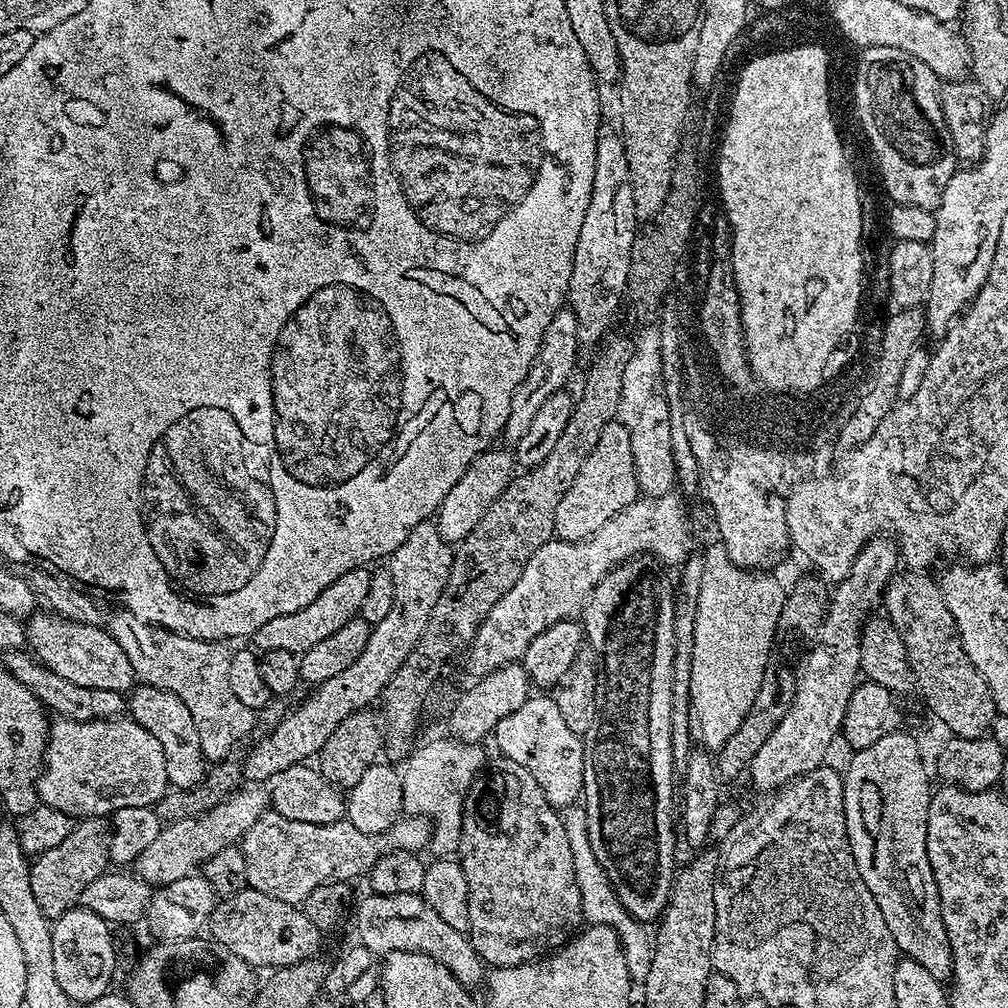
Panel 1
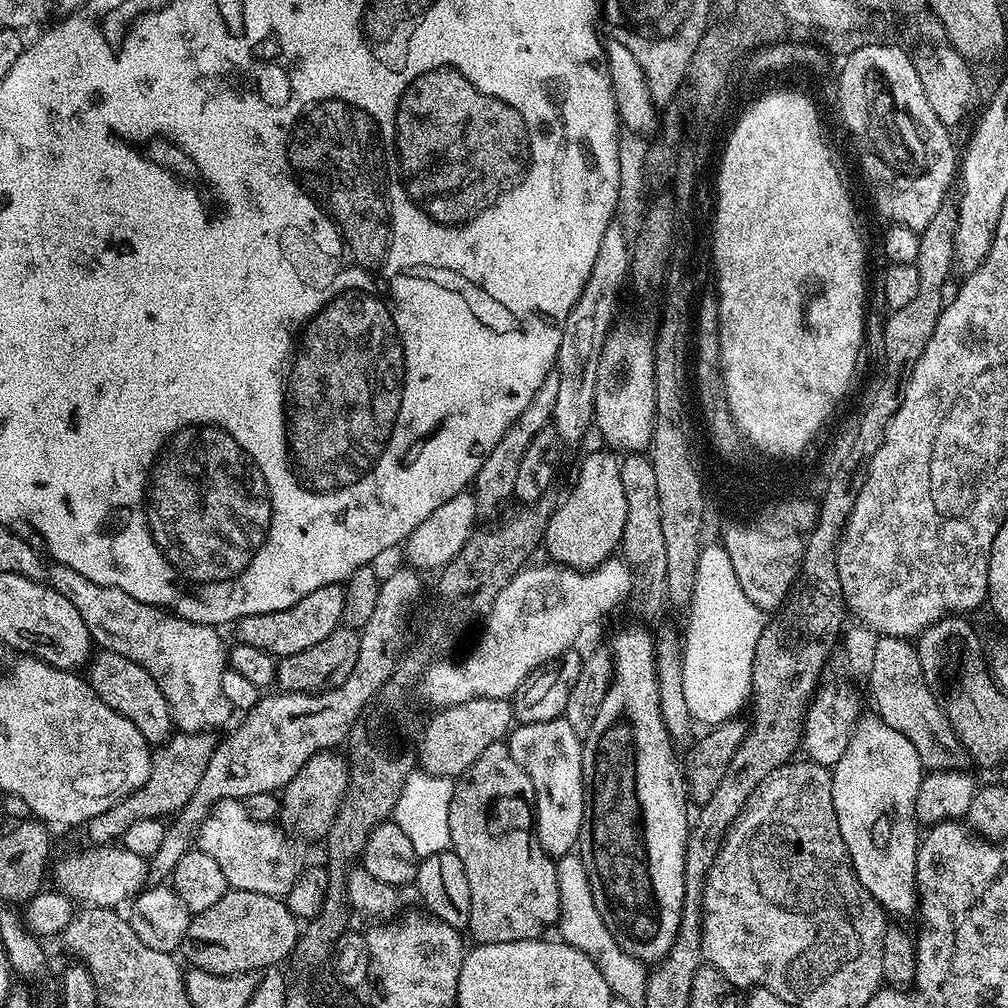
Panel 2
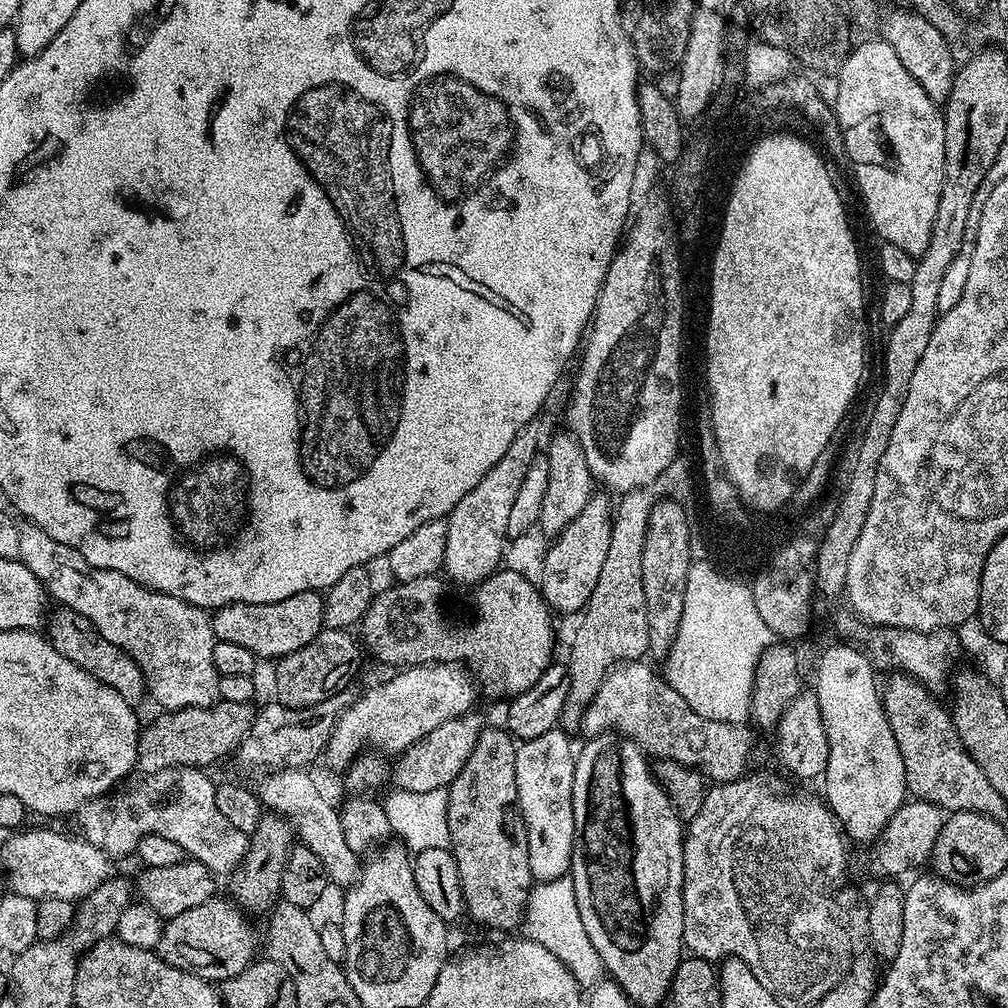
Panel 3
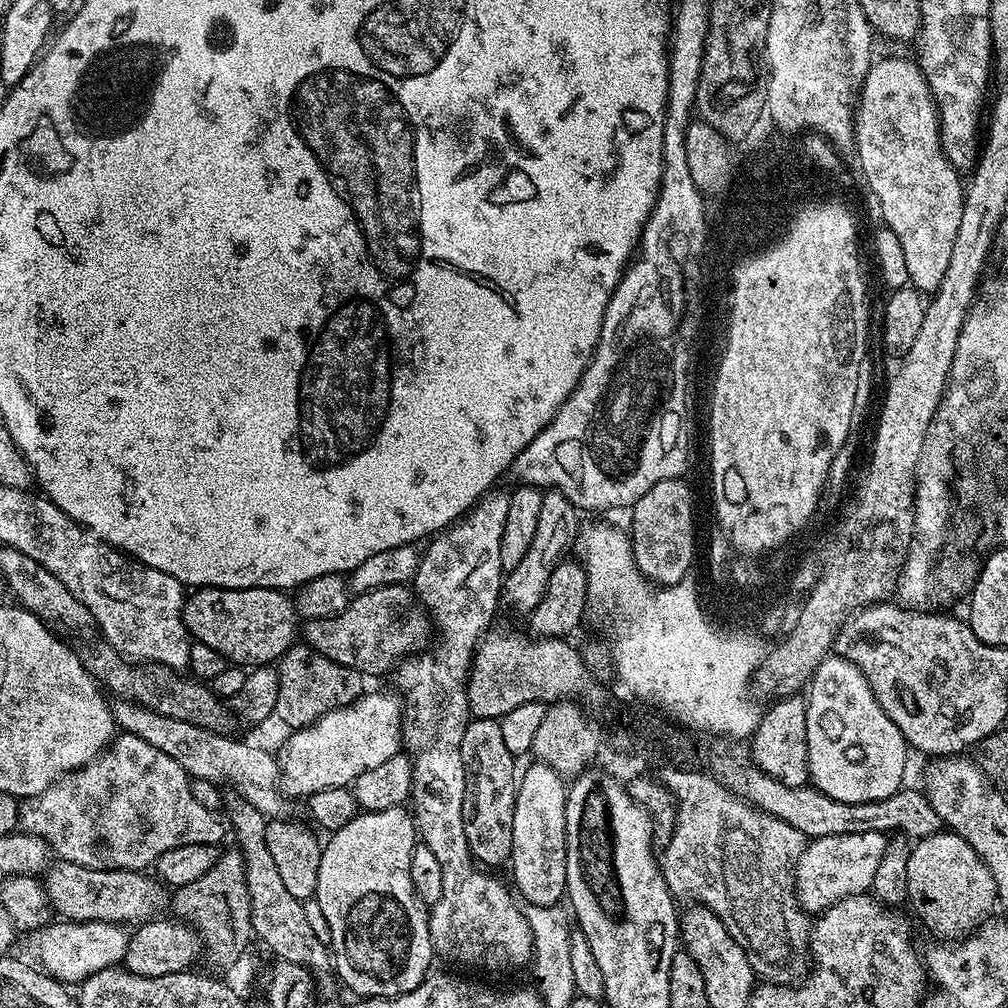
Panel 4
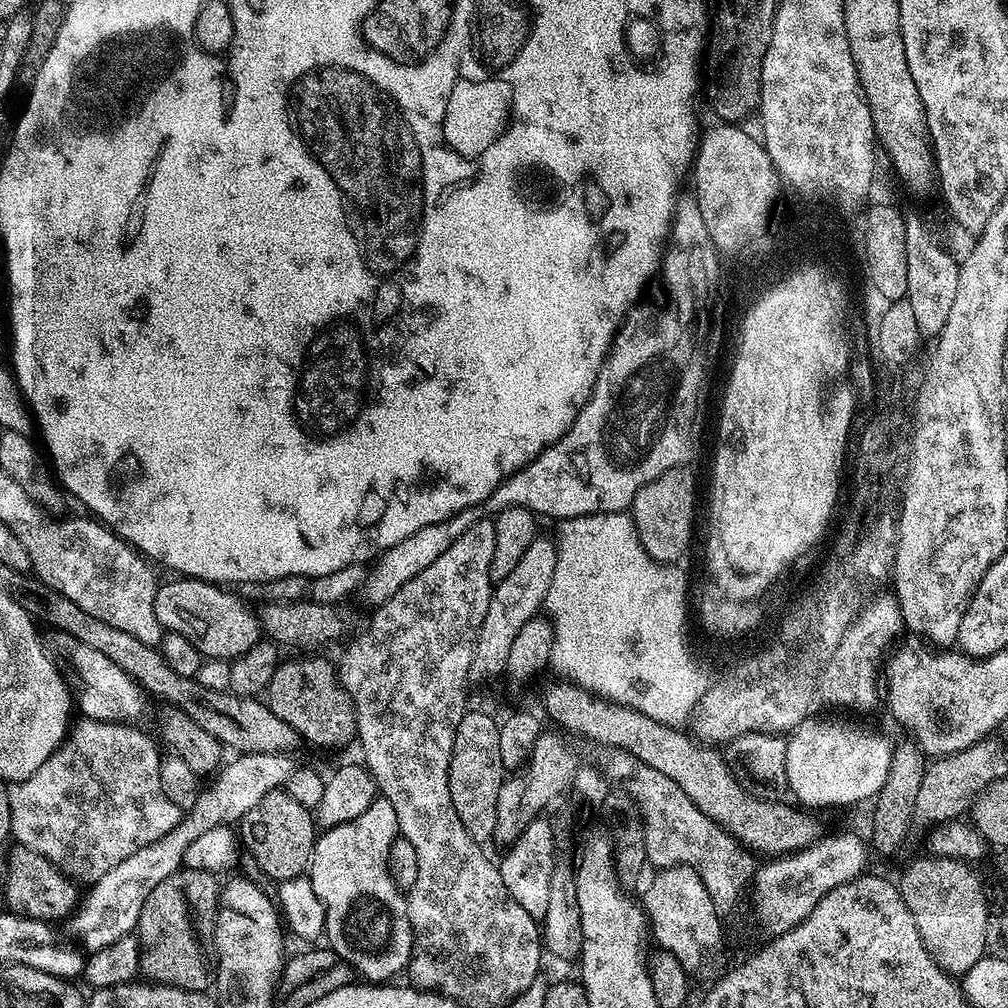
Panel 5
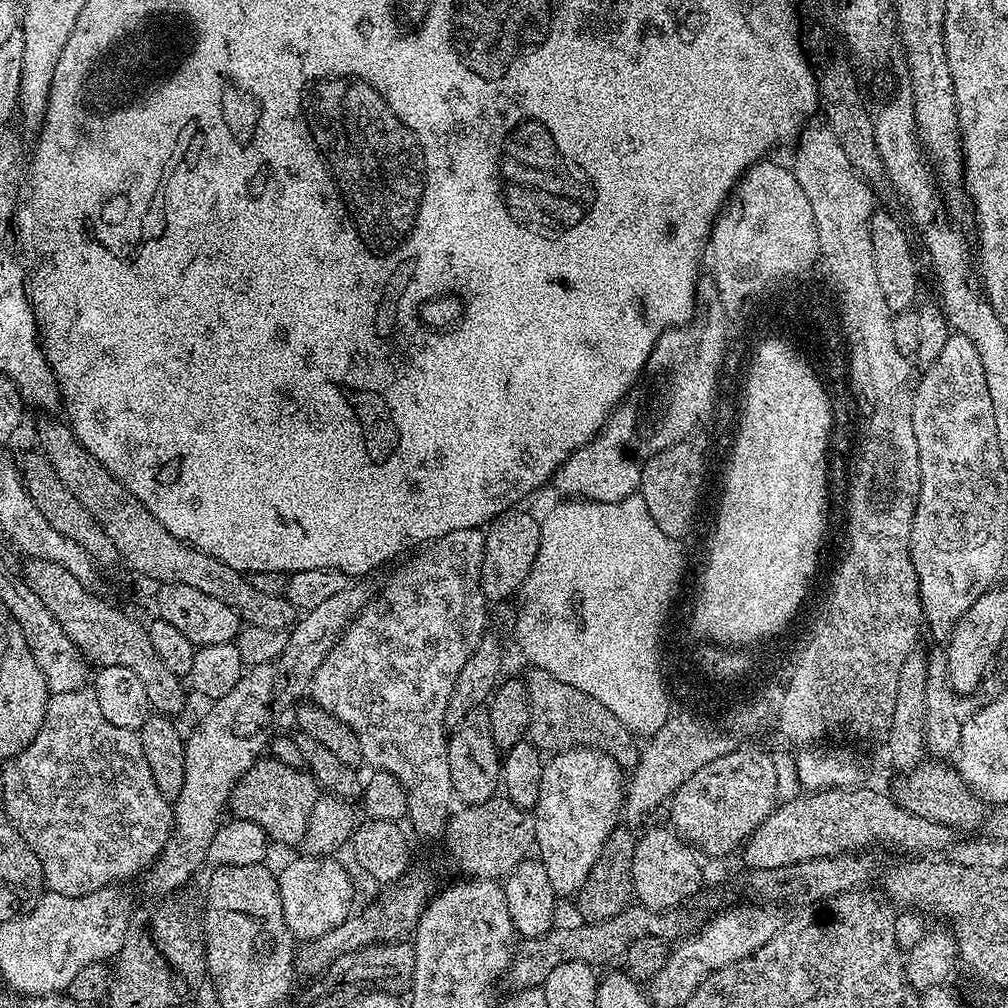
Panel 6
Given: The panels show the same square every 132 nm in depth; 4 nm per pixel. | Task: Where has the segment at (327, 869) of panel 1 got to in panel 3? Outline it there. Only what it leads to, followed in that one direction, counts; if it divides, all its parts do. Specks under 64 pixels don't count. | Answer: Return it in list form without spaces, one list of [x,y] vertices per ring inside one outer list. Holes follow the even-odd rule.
[[[176,767],[171,769],[171,771],[165,770],[158,772],[155,775],[149,775],[144,781],[145,784],[140,784],[136,789],[121,787],[119,790],[112,790],[107,794],[98,797],[96,800],[88,801],[86,807],[83,809],[82,817],[84,816],[84,821],[81,822],[80,828],[82,831],[83,839],[88,840],[95,848],[102,850],[109,858],[117,858],[116,856],[132,856],[138,845],[142,842],[142,838],[147,836],[157,836],[158,838],[166,838],[170,842],[178,842],[178,846],[182,846],[182,850],[191,859],[197,860],[199,864],[205,864],[210,871],[214,874],[220,874],[220,872],[225,872],[225,874],[231,873],[233,870],[240,867],[244,862],[244,855],[248,852],[248,842],[249,837],[244,835],[242,830],[235,829],[234,826],[230,824],[222,816],[221,811],[218,810],[218,805],[215,801],[215,792],[217,785],[212,782],[211,778],[207,776],[208,772],[201,770],[199,767]]]

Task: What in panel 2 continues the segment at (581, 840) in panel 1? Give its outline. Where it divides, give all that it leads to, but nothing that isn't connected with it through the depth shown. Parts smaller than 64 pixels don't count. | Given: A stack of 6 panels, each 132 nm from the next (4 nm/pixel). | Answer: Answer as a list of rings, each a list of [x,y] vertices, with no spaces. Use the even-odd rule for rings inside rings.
[[[569,854],[559,857],[556,860],[556,873],[560,895],[559,939],[582,950],[582,954],[586,954],[594,961],[602,978],[606,978],[606,986],[610,986],[617,1001],[630,999],[632,988],[643,990],[648,981],[649,969],[645,961],[626,954],[626,950],[622,950],[622,946],[614,942],[614,934],[606,930],[606,922],[602,922],[602,914],[598,914],[598,906],[594,906],[594,894],[590,890],[586,866],[580,861],[579,855]]]

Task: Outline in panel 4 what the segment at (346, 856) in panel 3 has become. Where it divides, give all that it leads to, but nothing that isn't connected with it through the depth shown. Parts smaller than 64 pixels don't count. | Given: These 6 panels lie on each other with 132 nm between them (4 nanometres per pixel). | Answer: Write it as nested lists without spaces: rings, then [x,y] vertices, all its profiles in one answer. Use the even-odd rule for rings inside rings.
[[[123,698],[112,704],[112,715],[116,717],[117,729],[142,738],[142,742],[150,742],[150,746],[162,750],[162,754],[174,758],[193,781],[208,780],[216,784],[224,782],[223,785],[240,792],[264,817],[280,818],[285,815],[286,796],[282,791],[280,765],[273,753],[271,756],[266,749],[259,748],[256,744],[235,740],[235,735],[212,732],[197,724],[163,716]]]

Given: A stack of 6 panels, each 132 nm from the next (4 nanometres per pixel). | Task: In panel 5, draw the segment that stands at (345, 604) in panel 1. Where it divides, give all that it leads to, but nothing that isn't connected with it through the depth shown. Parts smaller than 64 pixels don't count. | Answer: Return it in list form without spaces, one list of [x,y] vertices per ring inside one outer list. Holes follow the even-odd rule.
[[[196,578],[184,579],[188,580],[168,580],[165,584],[163,581],[157,585],[156,609],[161,625],[169,624],[174,626],[174,630],[182,630],[182,634],[186,634],[186,638],[190,638],[190,642],[198,645],[205,654],[239,654],[261,639],[262,629],[259,622],[239,599],[235,600],[215,583],[201,582]]]

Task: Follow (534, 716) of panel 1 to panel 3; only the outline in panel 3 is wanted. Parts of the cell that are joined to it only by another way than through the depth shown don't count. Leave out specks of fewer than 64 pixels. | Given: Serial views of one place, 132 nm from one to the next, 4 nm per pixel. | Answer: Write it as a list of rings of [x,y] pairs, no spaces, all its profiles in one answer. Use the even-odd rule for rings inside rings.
[[[553,730],[540,735],[539,738],[530,738],[517,747],[514,770],[516,771],[516,785],[518,794],[516,802],[518,815],[524,822],[526,838],[528,839],[528,857],[533,881],[546,884],[558,878],[569,875],[572,871],[572,851],[576,841],[574,830],[574,766],[576,757],[569,733],[563,730]]]

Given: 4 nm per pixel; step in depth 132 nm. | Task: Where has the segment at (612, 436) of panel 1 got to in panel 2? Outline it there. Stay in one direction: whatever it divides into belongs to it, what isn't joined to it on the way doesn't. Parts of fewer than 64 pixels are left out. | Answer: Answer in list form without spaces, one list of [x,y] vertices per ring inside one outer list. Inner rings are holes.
[[[611,451],[592,452],[580,464],[568,497],[547,517],[543,547],[555,563],[591,570],[621,547],[626,526],[626,490],[622,490],[620,460]],[[612,455],[612,456],[611,456]]]

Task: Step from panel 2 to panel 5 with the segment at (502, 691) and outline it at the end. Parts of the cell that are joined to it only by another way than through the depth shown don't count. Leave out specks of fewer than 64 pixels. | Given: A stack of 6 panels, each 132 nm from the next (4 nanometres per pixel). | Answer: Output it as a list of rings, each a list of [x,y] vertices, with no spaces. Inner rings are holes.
[[[246,752],[232,759],[236,760],[228,760],[215,773],[216,781],[209,788],[199,789],[194,806],[181,815],[178,826],[174,826],[170,834],[138,850],[138,854],[130,854],[126,862],[118,862],[114,870],[106,870],[106,874],[87,889],[88,897],[79,901],[78,907],[66,920],[69,930],[80,939],[81,949],[97,952],[102,950],[102,946],[110,946],[110,942],[118,942],[118,938],[133,935],[142,906],[146,906],[146,898],[150,898],[150,890],[154,890],[158,882],[170,878],[170,874],[180,871],[190,842],[197,841],[206,830],[235,825],[247,812],[254,810],[266,794],[283,789],[294,767],[293,761],[288,761],[291,759],[284,754]]]

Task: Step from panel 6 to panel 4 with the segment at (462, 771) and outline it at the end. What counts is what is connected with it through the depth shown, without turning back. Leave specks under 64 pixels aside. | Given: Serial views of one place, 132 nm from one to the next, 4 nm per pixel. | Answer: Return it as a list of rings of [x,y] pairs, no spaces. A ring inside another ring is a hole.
[[[469,719],[466,734],[462,734],[462,762],[466,778],[466,790],[462,798],[466,842],[477,864],[488,870],[497,870],[512,859],[514,806],[518,787],[518,760],[506,747],[499,719]]]

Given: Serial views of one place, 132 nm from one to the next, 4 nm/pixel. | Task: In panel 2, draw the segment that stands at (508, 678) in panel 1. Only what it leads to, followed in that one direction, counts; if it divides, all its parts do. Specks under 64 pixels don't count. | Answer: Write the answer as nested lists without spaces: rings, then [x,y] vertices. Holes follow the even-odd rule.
[[[474,698],[470,702],[440,708],[432,721],[423,725],[418,741],[418,764],[435,776],[458,778],[486,746],[499,744],[514,724],[512,705],[498,698]]]

